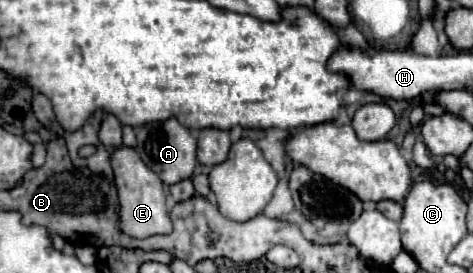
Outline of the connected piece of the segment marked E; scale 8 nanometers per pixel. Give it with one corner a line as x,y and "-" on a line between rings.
120,148
112,152
112,168
120,198
120,230
134,238
146,238
154,234
170,234
172,220
166,206
166,194
162,188
162,180
142,164
140,156
132,148

